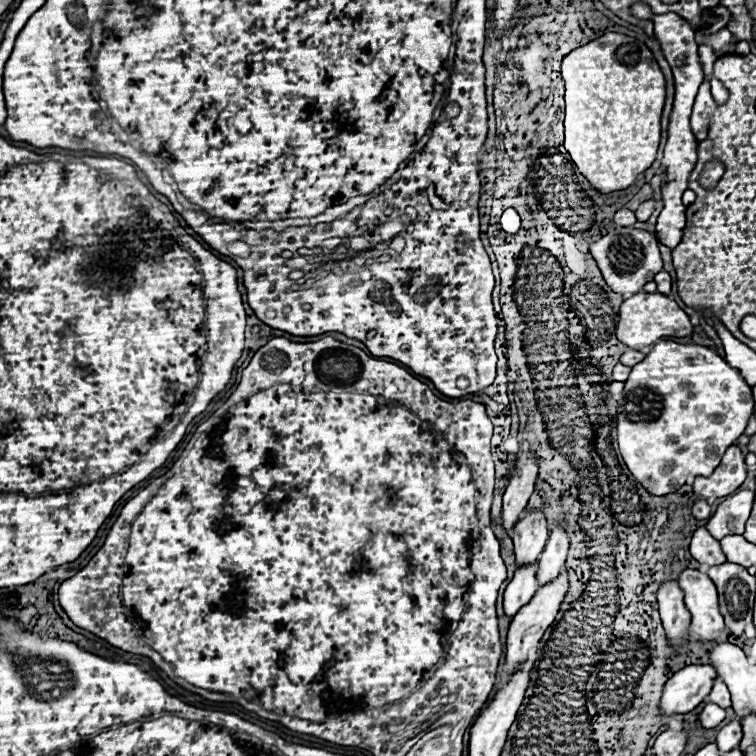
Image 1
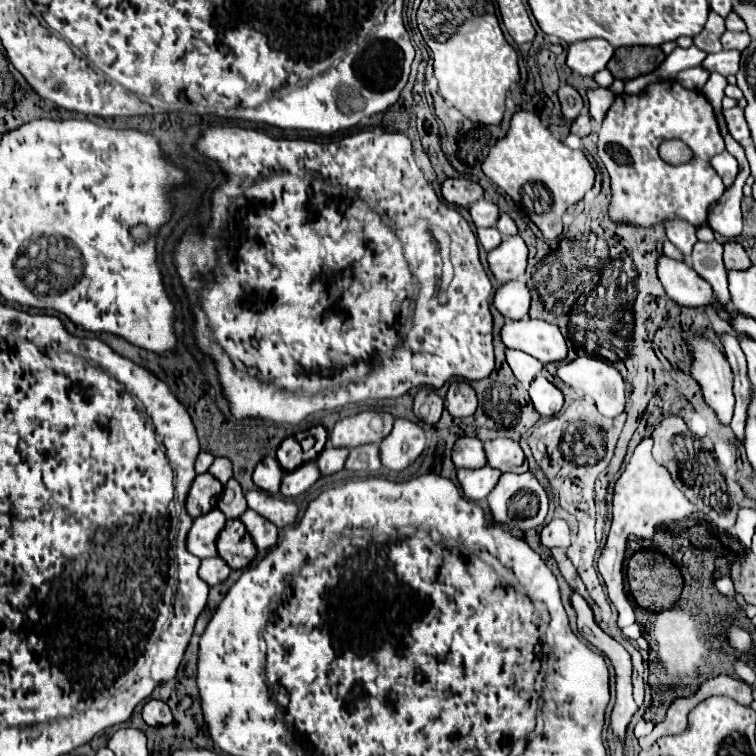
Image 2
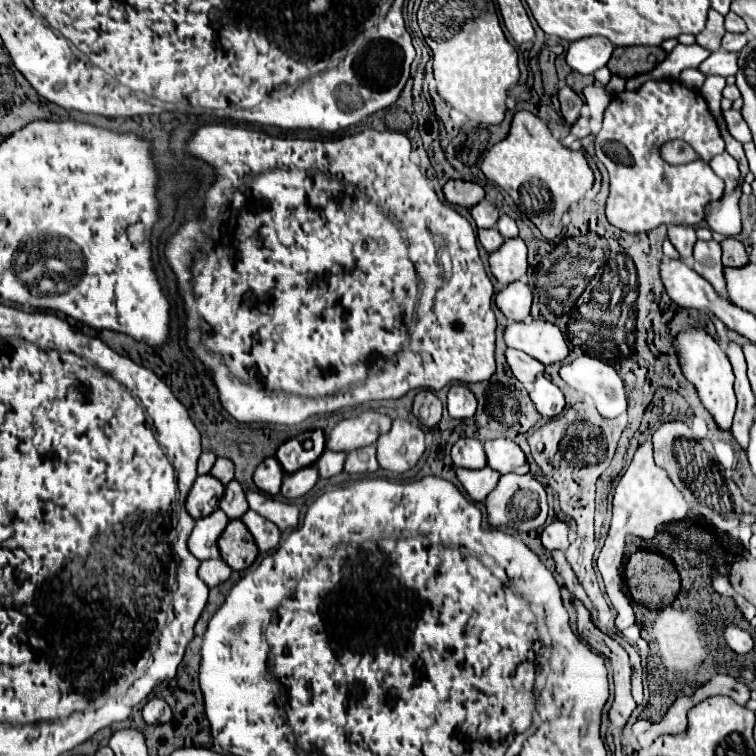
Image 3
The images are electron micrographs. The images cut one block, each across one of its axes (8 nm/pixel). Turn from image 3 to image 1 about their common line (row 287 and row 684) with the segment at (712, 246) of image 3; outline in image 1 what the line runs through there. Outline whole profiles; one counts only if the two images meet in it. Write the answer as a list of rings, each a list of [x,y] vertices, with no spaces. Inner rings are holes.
[[[720,678],[714,680],[714,686],[712,686],[712,690],[710,690],[710,694],[708,694],[706,700],[708,702],[714,702],[714,704],[718,704],[722,708],[728,708],[730,706],[730,692],[728,692],[726,684]]]

